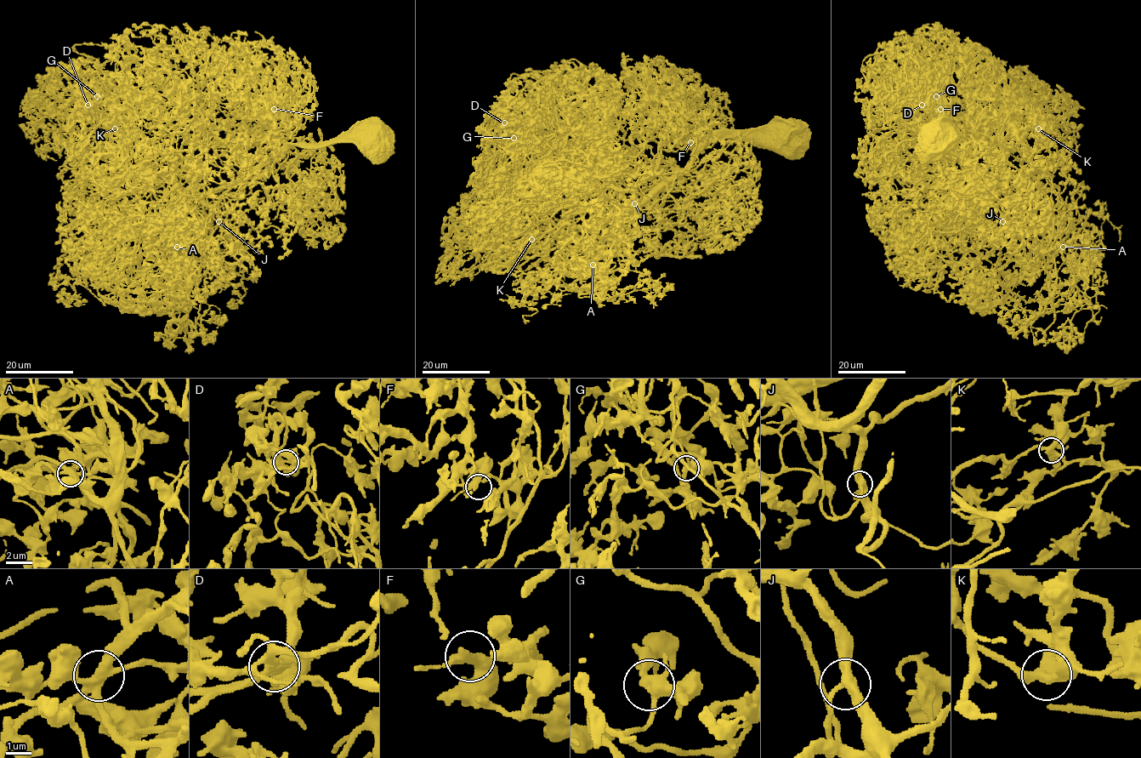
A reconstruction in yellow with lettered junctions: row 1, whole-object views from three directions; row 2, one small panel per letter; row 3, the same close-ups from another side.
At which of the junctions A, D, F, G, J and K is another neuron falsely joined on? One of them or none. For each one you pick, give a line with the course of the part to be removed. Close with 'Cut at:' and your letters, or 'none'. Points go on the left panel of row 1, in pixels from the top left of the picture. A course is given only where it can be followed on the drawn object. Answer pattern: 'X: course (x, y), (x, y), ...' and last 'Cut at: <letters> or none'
Cut at: none

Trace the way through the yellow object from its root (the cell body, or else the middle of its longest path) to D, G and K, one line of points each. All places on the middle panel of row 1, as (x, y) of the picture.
D: (784, 133), (714, 137), (639, 200), (596, 213), (564, 207), (577, 181), (550, 156), (533, 156), (504, 123)
G: (784, 133), (714, 137), (678, 173), (608, 213), (564, 207), (577, 181), (531, 142), (513, 139)
K: (784, 133), (714, 137), (678, 173), (631, 205), (572, 227), (560, 244), (531, 256), (501, 247), (531, 239)

